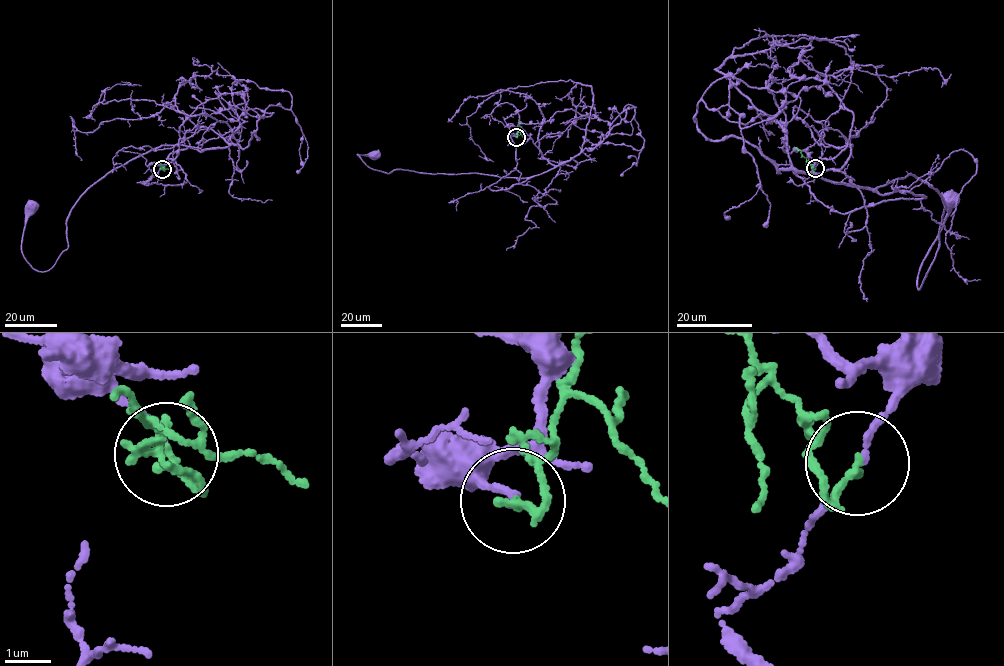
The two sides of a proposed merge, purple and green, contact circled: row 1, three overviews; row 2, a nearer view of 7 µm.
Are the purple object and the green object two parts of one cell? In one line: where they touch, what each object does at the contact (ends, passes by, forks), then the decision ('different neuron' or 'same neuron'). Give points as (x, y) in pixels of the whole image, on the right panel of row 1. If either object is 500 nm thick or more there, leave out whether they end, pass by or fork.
(815, 168) | purple ends | green ends | different neuron

